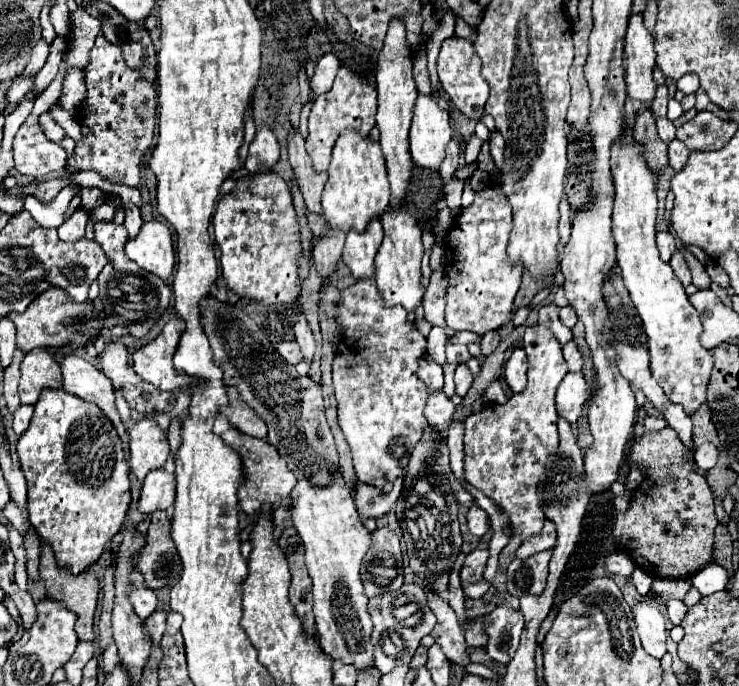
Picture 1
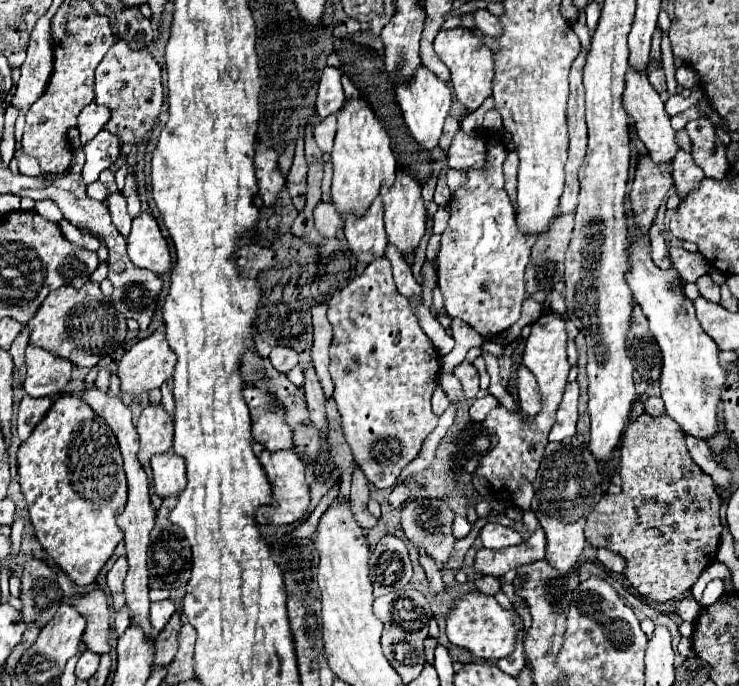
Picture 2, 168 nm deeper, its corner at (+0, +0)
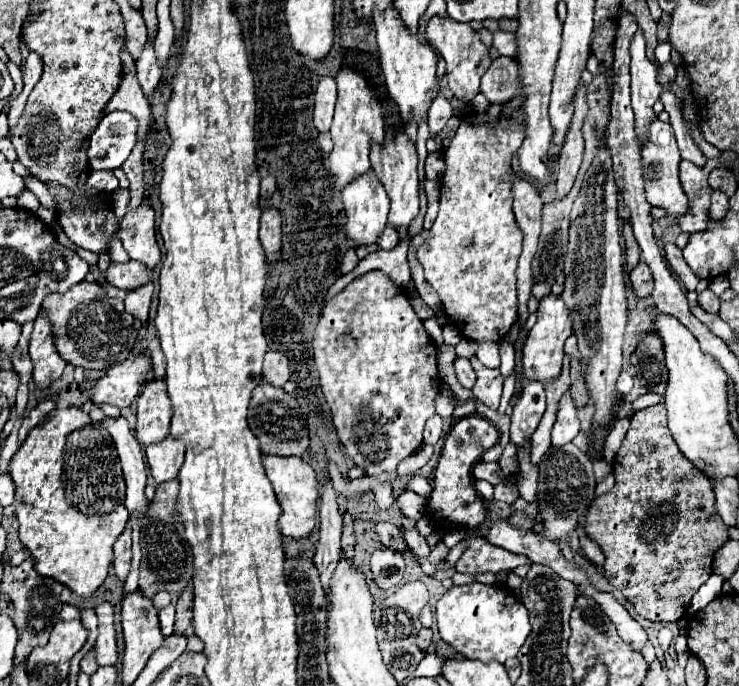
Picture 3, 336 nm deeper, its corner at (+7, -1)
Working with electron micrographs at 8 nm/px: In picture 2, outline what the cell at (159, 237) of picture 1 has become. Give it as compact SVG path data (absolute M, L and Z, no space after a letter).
M141 212L133 220L133 228L127 236L127 254L137 268L147 268L159 276L171 268L167 240L151 212Z

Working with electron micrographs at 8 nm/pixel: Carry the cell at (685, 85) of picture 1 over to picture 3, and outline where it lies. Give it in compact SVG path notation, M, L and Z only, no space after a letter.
M668 41L660 43L654 51L654 61L662 65L670 60L670 43Z

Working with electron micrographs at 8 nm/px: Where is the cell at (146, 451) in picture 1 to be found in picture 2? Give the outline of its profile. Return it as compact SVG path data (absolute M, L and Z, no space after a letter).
M147 406L143 414L139 416L137 424L139 434L139 462L143 466L149 464L149 460L157 454L165 454L171 450L173 444L173 420L163 410L163 406Z

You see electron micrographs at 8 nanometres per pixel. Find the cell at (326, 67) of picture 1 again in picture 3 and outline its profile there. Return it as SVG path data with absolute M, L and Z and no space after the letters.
M324 77L316 89L316 105L314 105L314 125L320 133L330 131L334 103L336 103L336 81L334 77Z

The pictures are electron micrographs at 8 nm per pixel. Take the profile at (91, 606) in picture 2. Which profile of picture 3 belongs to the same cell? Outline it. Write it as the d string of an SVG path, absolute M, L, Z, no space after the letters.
M108 601L96 607L98 615L98 641L96 641L96 659L100 665L116 665L118 647L116 647L116 629L114 629L114 609Z

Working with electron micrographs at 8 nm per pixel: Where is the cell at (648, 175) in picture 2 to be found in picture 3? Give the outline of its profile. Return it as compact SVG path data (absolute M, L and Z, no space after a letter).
M624 223L622 235L624 235L624 241L626 241L626 271L630 273L640 263L640 247L638 247L638 243L634 239L630 223Z

